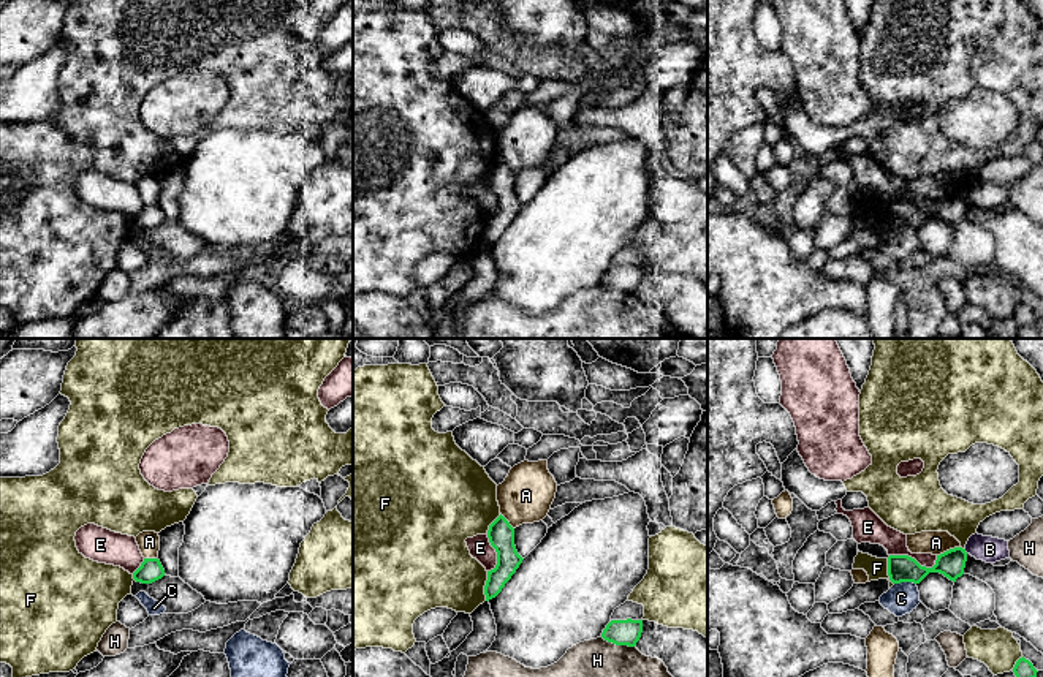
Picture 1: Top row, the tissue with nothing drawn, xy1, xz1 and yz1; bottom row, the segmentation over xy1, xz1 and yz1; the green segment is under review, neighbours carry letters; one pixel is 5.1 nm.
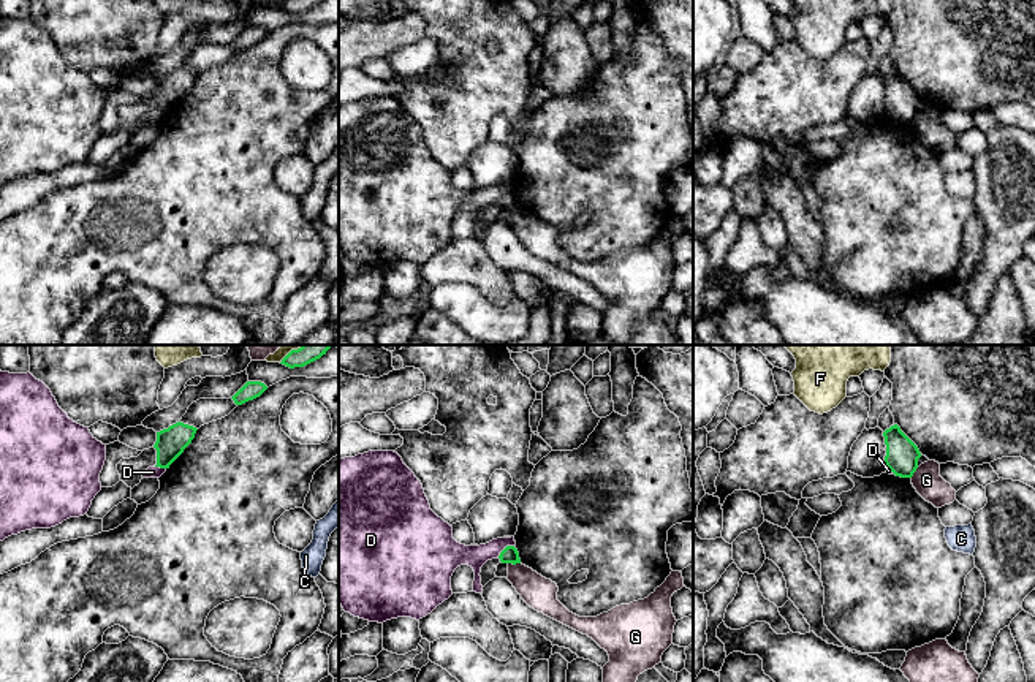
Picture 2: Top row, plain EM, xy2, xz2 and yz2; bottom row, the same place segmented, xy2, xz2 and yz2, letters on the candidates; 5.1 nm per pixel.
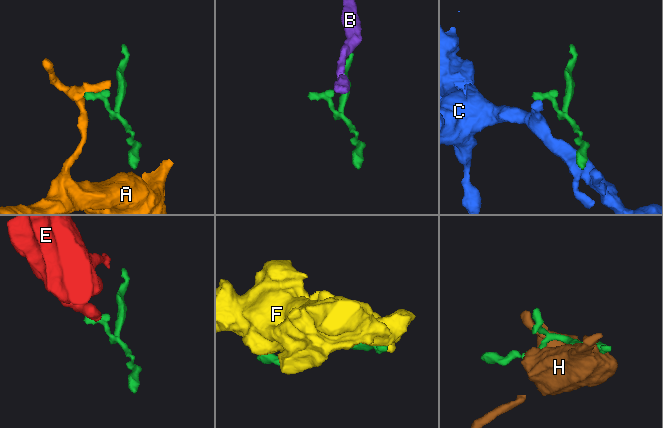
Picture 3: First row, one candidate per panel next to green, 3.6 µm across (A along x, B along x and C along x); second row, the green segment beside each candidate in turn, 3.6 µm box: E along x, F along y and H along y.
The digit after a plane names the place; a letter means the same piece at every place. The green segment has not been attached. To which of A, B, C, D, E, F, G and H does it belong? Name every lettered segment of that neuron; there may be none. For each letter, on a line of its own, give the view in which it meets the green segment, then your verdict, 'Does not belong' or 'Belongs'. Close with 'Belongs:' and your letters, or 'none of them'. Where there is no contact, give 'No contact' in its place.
A: Touches green in yz1. Does not belong
B: Touches green in yz1. Does not belong
C: Touches green in yz1. Does not belong
D: Touches green in xz2. Belongs
E: Touches green in yz1. Does not belong
F: Touches green in xz1. Does not belong
G: Touches green in xz2. Does not belong
H: Touches green in xz1. Does not belong
Belongs: D

